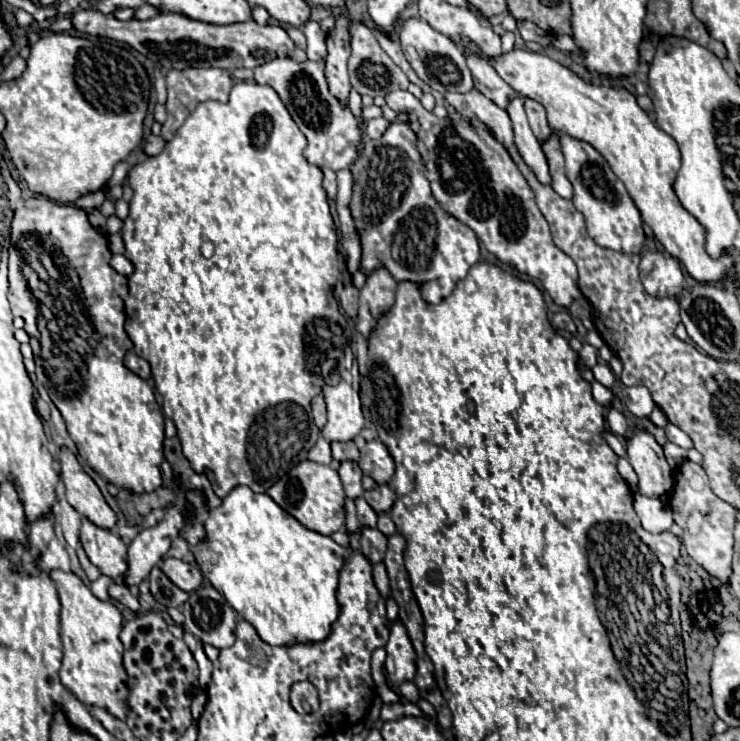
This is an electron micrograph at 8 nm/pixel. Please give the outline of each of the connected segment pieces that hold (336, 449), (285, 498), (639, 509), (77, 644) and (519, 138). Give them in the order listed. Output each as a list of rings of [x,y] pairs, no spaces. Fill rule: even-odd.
[[[334,441],[330,445],[332,445],[332,457],[334,459],[338,459],[338,461],[344,461],[344,459],[358,461],[358,447],[352,441],[346,441],[346,443]]]
[[[300,461],[286,477],[276,481],[268,495],[292,517],[296,517],[304,527],[322,533],[332,535],[344,525],[344,489],[338,477],[338,471],[334,471],[328,465],[320,465],[314,461]]]
[[[636,493],[634,495],[634,509],[636,509],[636,513],[638,513],[640,521],[642,521],[642,527],[646,531],[650,531],[650,533],[666,531],[674,523],[668,505],[658,501],[658,499],[652,499],[652,497]]]
[[[60,569],[50,571],[58,587],[58,597],[62,603],[60,613],[60,639],[64,645],[64,659],[60,669],[60,681],[64,687],[72,691],[72,695],[84,705],[106,709],[120,721],[126,721],[126,713],[130,707],[126,705],[126,697],[130,691],[126,689],[126,671],[122,665],[122,611],[110,603],[100,601],[78,575],[64,573]]]
[[[514,91],[514,97],[510,97],[510,105],[506,109],[512,119],[512,125],[514,125],[514,143],[518,147],[520,157],[532,169],[532,173],[538,177],[538,181],[542,185],[550,185],[550,169],[546,169],[546,157],[542,157],[542,145],[532,135],[532,129],[528,125],[524,101],[526,101],[526,97],[522,97],[518,91]]]

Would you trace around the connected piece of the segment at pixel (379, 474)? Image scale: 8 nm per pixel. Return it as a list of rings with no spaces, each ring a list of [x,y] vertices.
[[[378,439],[366,441],[360,447],[360,469],[364,475],[370,475],[376,483],[388,483],[394,475],[394,461],[386,449],[386,445]]]

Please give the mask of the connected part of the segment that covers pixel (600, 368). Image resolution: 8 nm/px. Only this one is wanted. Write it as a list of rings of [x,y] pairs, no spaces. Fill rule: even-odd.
[[[606,363],[594,365],[594,367],[592,367],[592,373],[594,373],[596,381],[600,381],[604,387],[612,387],[612,383],[614,383],[614,373],[612,373],[612,369],[610,369]]]

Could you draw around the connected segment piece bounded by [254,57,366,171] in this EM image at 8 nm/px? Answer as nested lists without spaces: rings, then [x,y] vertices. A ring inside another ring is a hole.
[[[282,57],[256,67],[254,81],[260,85],[270,85],[278,93],[296,125],[306,135],[308,147],[304,149],[304,157],[316,167],[330,167],[340,171],[358,159],[358,149],[364,139],[366,125],[362,115],[354,115],[348,103],[338,101],[338,97],[328,91],[324,65],[324,59],[296,63],[290,57]]]

